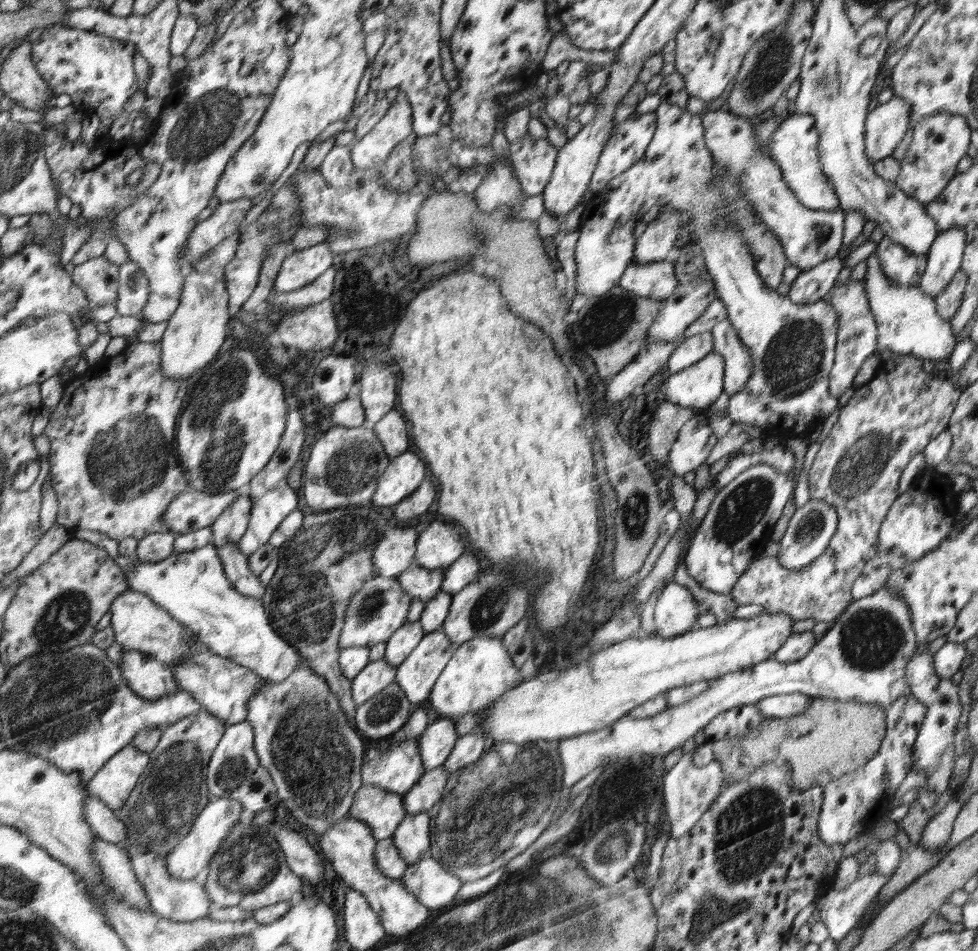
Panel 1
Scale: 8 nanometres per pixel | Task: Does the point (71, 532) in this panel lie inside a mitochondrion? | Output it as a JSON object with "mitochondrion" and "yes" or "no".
{"mitochondrion":"no"}

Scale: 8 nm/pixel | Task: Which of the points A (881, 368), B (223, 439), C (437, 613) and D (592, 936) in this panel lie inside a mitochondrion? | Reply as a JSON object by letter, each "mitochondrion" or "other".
{"A":"other","B":"mitochondrion","C":"other","D":"mitochondrion"}

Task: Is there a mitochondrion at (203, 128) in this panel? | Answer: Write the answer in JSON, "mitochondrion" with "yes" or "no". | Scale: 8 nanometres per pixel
{"mitochondrion":"yes"}

